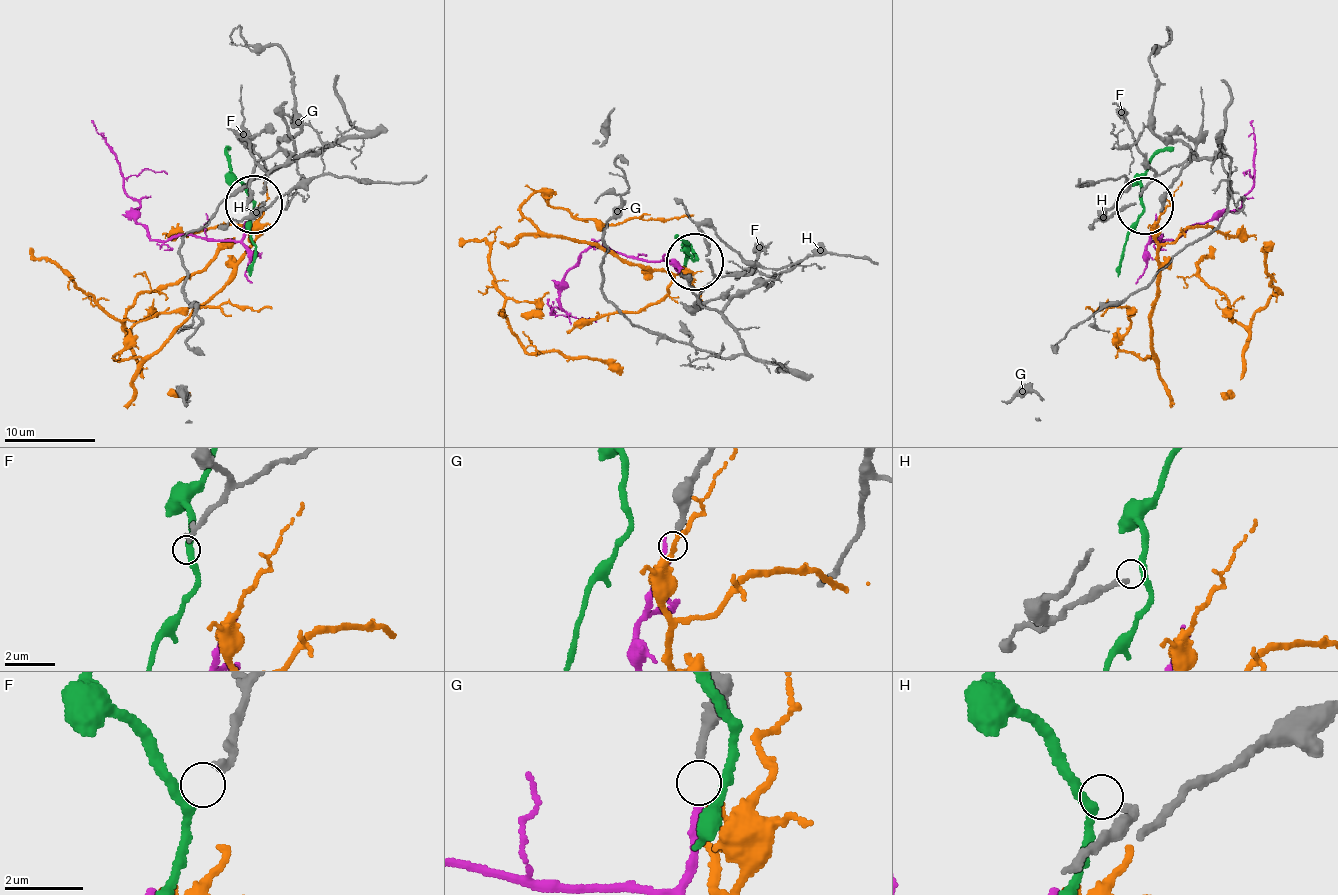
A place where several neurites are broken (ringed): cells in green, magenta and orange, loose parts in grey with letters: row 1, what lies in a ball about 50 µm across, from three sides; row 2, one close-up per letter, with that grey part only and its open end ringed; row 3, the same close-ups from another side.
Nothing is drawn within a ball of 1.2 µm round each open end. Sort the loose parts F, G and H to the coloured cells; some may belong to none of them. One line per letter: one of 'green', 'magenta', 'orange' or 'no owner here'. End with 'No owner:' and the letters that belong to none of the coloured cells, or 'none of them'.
F: no owner here
G: magenta
H: green
No owner: F

